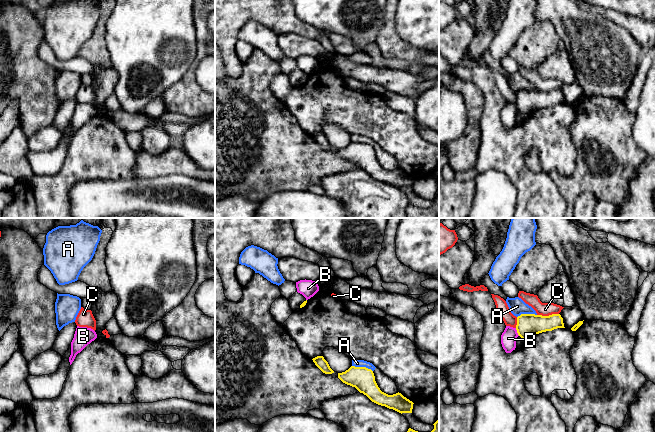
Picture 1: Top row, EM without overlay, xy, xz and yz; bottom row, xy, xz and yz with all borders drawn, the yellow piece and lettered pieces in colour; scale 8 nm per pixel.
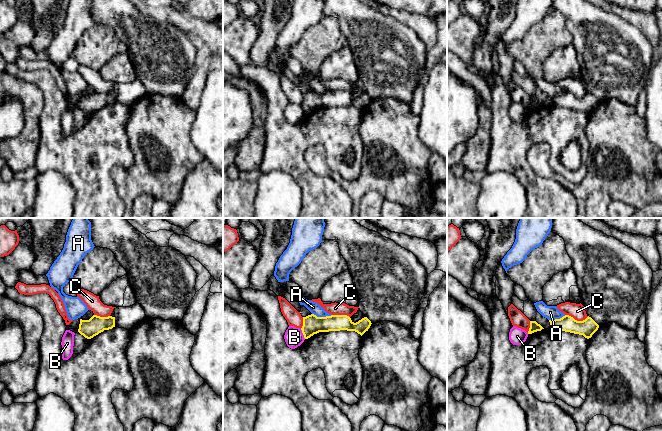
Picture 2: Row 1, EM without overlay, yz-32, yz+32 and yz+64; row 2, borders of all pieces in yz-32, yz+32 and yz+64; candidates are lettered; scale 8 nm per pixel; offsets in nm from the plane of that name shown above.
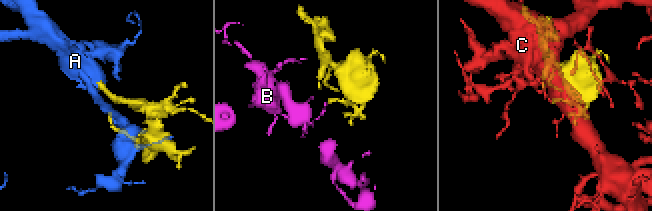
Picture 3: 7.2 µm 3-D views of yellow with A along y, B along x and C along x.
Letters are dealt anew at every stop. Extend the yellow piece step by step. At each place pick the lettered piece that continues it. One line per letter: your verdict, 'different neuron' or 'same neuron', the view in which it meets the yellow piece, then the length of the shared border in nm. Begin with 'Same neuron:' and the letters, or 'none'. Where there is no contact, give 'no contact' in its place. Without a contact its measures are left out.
Same neuron: none
A: different neuron; contact in xz; length 180 nm
B: different neuron; contact in yz; length 70 nm
C: different neuron; contact in yz; length 180 nm

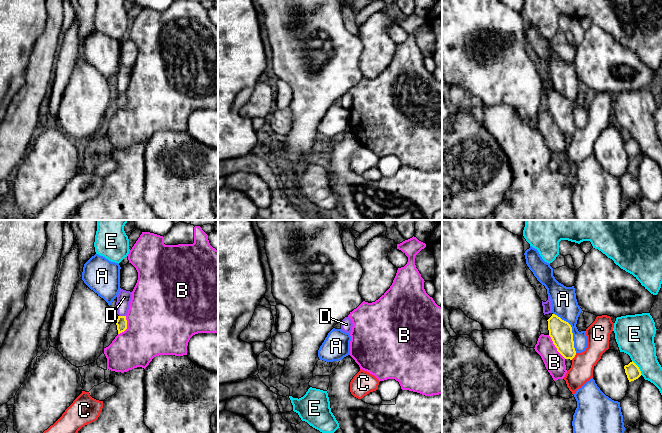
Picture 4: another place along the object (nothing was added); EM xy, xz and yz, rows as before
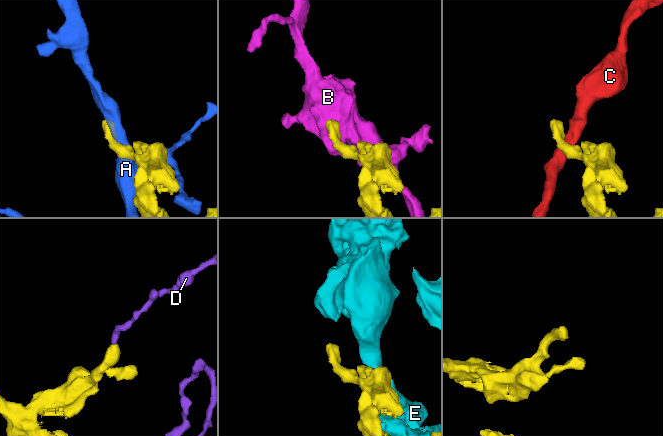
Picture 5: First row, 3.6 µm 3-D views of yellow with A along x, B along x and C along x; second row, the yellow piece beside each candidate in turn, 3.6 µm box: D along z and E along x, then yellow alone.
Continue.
Same neuron: none
A: different neuron; contact in yz; length 380 nm
B: different neuron; contact in yz; length 240 nm
C: different neuron; contact in yz; length 70 nm
D: different neuron; contact in xy; length 60 nm
E: different neuron; contact in yz; length 150 nm

